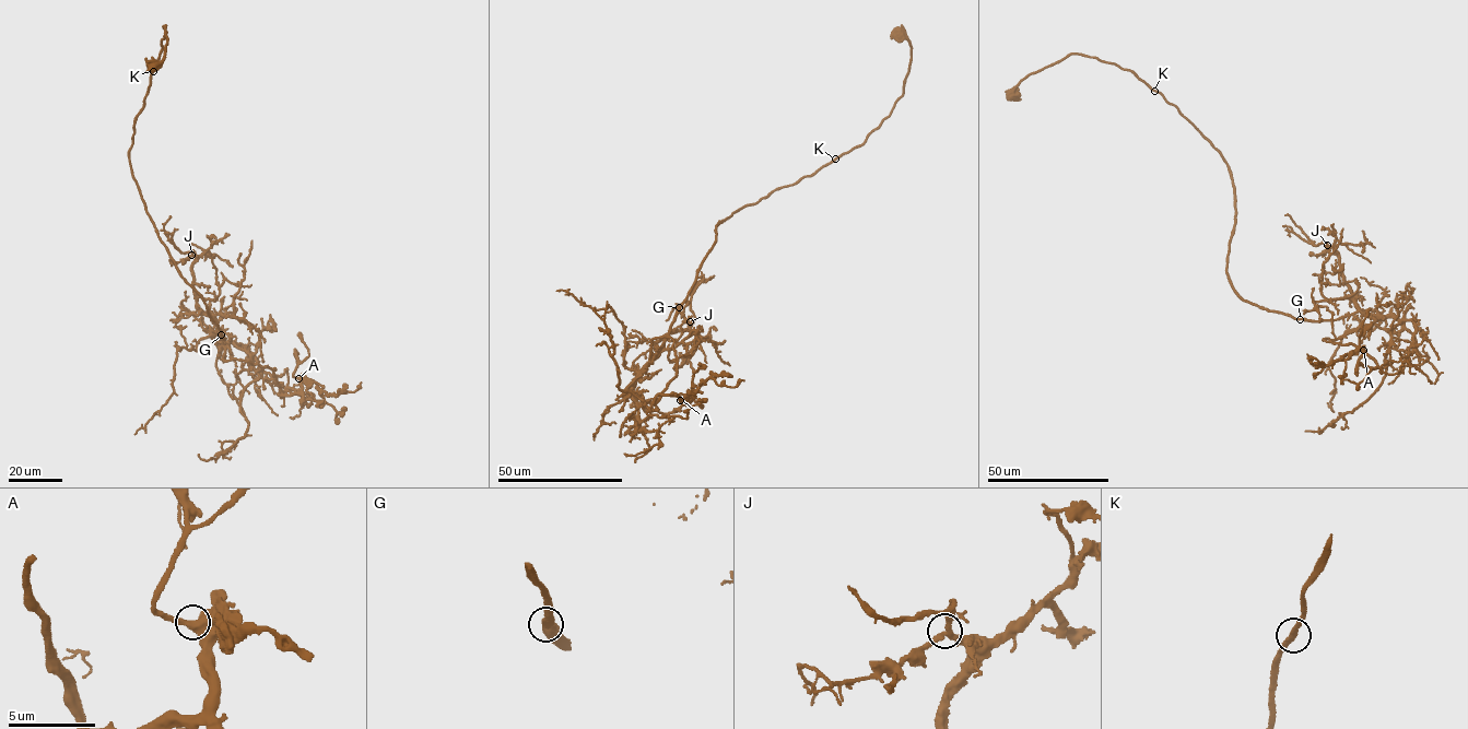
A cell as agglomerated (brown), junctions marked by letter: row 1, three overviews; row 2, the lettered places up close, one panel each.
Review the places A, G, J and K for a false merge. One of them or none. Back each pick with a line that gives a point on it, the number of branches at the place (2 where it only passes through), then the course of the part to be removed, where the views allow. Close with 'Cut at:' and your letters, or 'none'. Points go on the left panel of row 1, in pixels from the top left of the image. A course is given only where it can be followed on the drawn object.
Cut at: none

